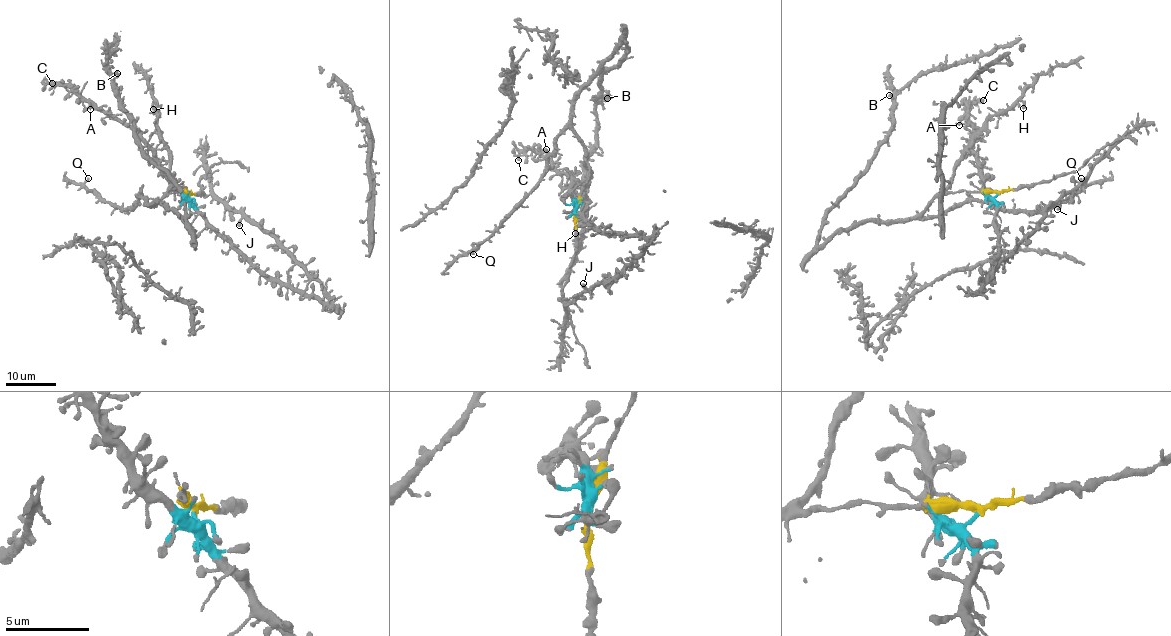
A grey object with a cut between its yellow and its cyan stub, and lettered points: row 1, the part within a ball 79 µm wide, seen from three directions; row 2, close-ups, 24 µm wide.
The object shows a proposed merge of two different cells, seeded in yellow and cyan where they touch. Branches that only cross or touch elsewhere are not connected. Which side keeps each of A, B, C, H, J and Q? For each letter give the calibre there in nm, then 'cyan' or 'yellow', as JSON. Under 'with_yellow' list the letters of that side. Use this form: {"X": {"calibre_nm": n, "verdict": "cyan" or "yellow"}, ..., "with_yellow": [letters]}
{"A": {"calibre_nm": 160, "verdict": "cyan"}, "B": {"calibre_nm": 200, "verdict": "yellow"}, "C": {"calibre_nm": 240, "verdict": "cyan"}, "H": {"calibre_nm": 320, "verdict": "yellow"}, "J": {"calibre_nm": 380, "verdict": "cyan"}, "Q": {"calibre_nm": 240, "verdict": "yellow"}, "with_yellow": ["B", "H", "Q"]}

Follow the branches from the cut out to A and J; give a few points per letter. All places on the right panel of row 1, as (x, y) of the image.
A: (997, 194), (988, 197), (984, 189), (970, 148), (975, 131), (966, 119), (959, 125)
J: (997, 194), (992, 224), (998, 236), (997, 264), (982, 278), (983, 285), (1059, 201), (1057, 209)

